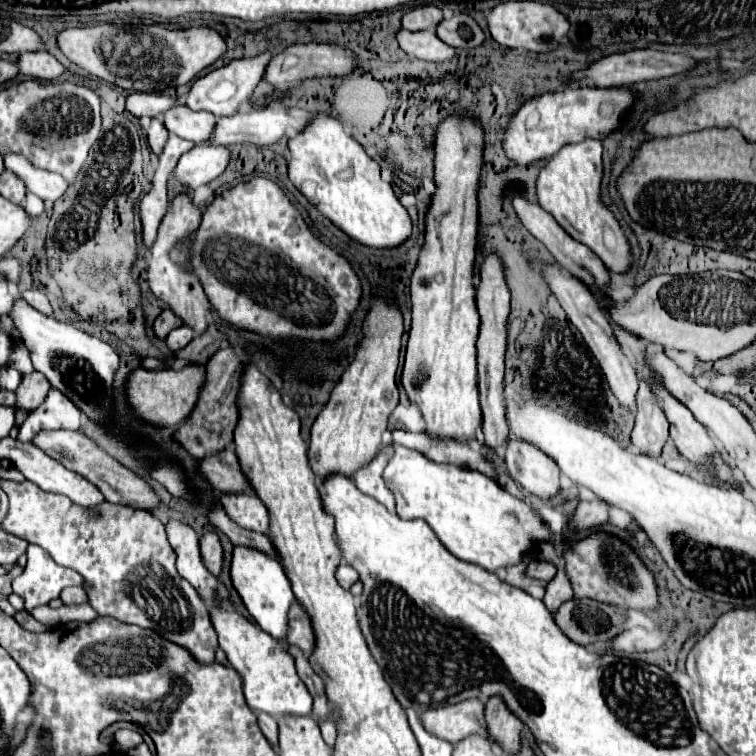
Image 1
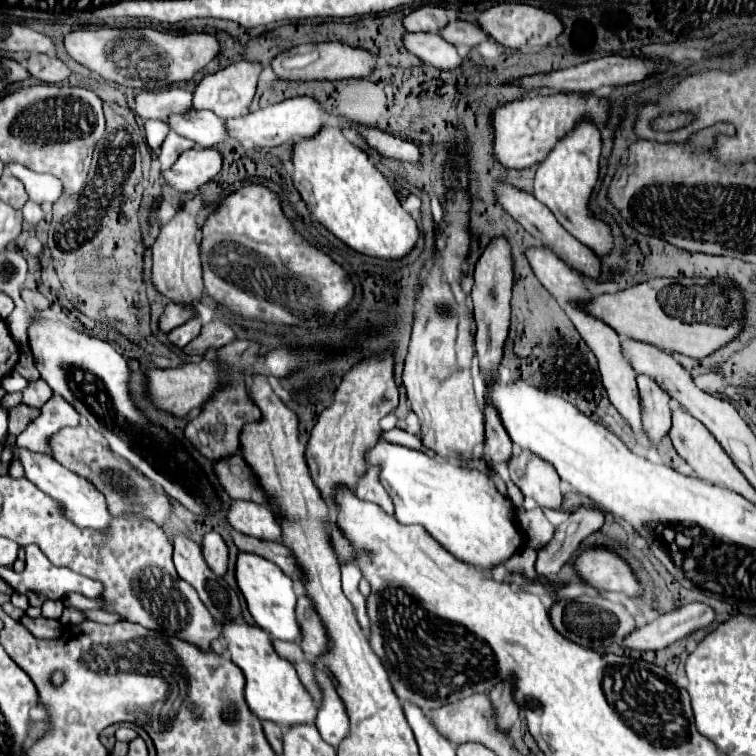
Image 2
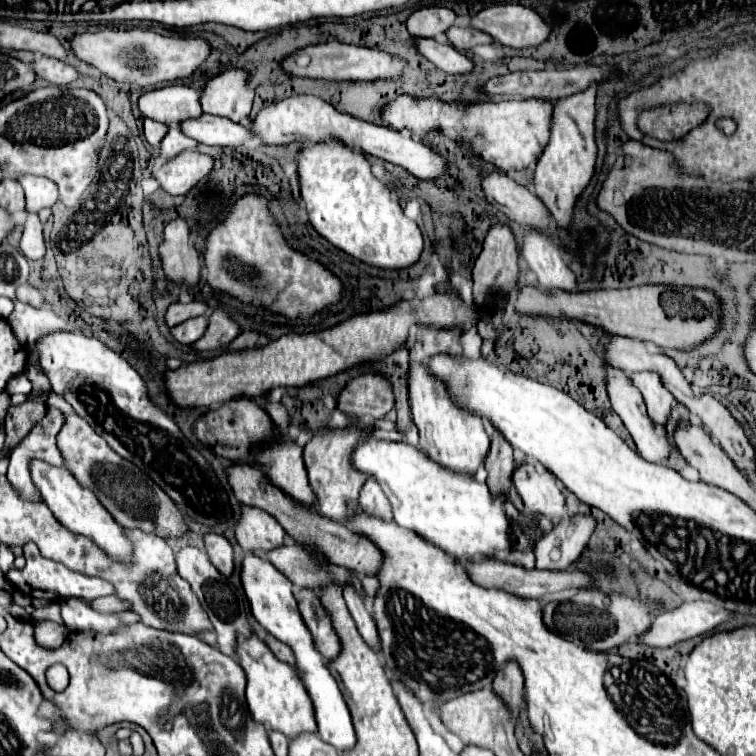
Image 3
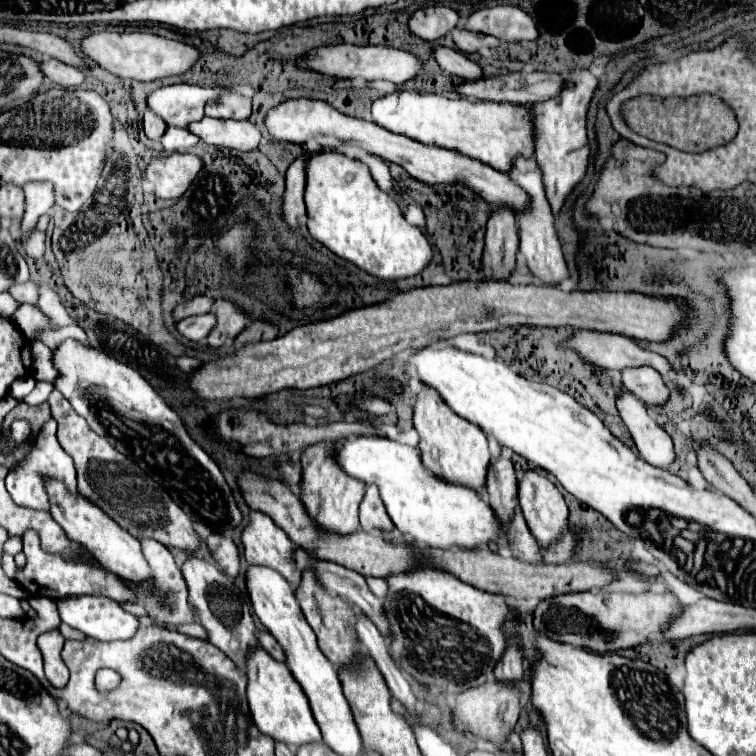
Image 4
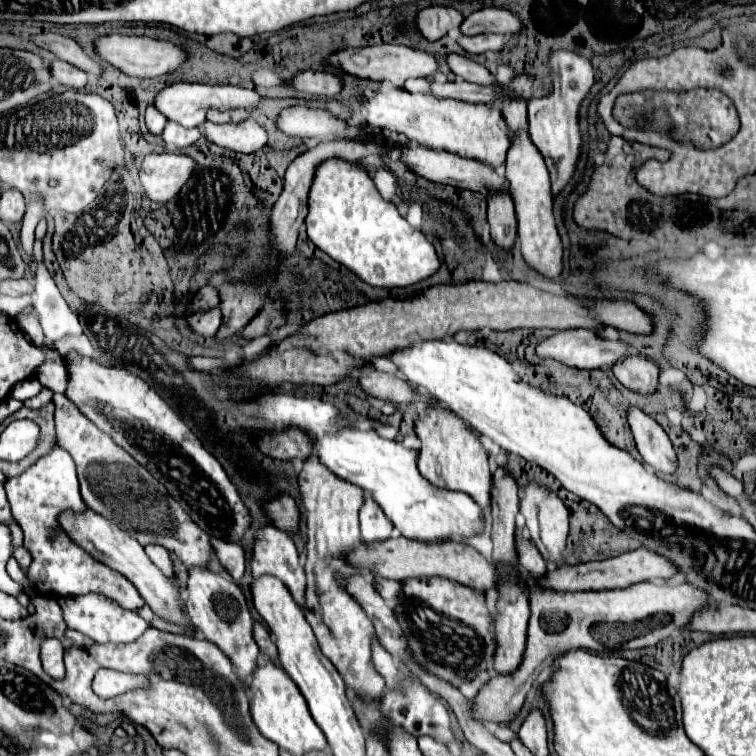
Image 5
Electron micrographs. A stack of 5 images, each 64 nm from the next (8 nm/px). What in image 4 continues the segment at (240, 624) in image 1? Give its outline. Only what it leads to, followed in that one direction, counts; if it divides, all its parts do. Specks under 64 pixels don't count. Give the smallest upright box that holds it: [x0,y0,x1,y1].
[246,648,322,750]

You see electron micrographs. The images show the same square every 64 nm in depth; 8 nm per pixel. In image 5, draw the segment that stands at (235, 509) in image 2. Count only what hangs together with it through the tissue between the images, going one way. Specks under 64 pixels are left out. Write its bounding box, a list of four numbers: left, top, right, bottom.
[252,526,306,610]

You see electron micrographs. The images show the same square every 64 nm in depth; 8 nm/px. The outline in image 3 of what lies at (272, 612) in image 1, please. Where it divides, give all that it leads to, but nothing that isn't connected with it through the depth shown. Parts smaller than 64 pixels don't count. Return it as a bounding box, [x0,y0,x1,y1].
[242,554,356,752]

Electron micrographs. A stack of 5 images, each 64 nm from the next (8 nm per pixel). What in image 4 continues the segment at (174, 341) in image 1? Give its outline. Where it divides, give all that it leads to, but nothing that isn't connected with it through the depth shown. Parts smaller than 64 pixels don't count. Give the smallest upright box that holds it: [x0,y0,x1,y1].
[178,312,216,342]

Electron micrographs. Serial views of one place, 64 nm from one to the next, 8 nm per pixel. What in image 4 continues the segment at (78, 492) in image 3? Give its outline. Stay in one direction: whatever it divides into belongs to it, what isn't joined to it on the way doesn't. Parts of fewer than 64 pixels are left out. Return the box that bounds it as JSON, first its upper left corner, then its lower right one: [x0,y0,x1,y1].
[46,482,152,584]

